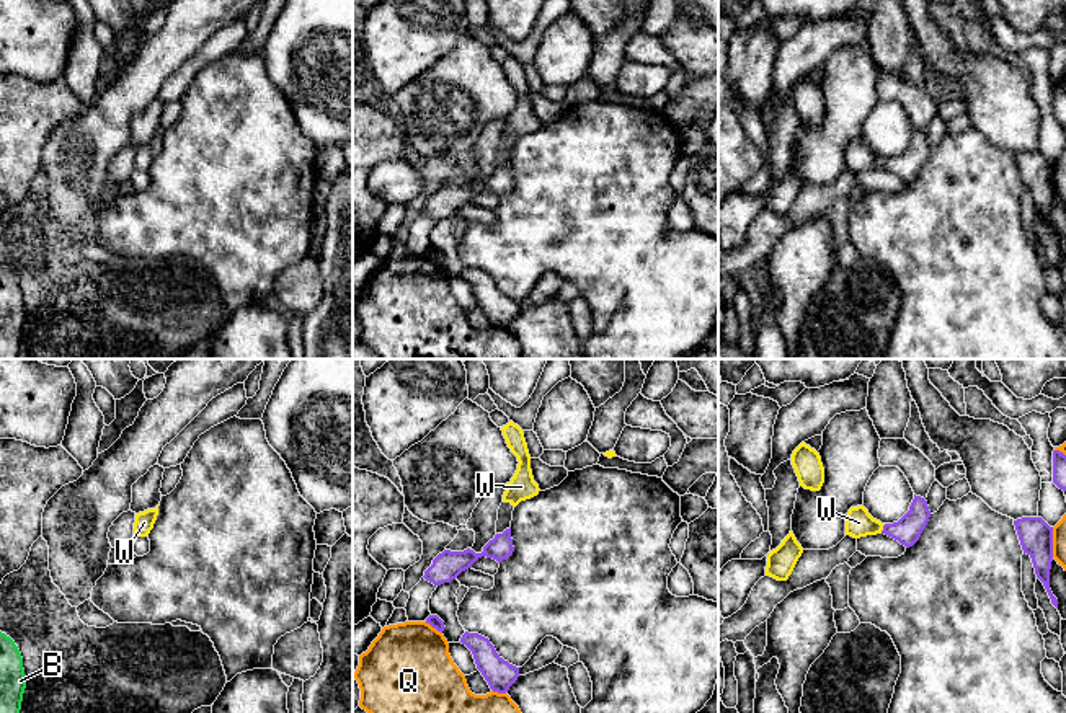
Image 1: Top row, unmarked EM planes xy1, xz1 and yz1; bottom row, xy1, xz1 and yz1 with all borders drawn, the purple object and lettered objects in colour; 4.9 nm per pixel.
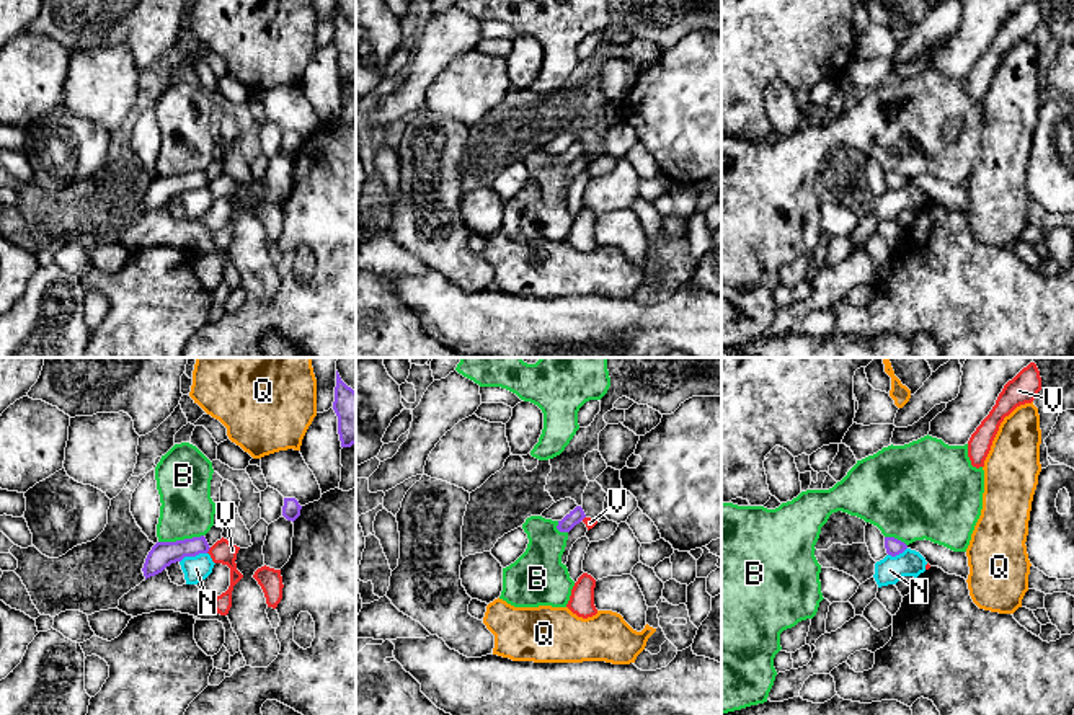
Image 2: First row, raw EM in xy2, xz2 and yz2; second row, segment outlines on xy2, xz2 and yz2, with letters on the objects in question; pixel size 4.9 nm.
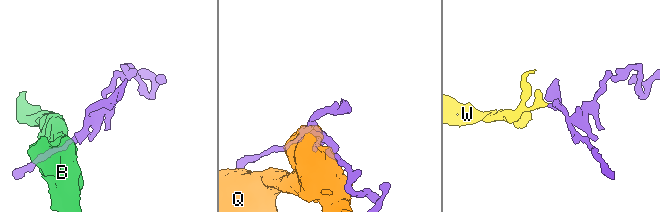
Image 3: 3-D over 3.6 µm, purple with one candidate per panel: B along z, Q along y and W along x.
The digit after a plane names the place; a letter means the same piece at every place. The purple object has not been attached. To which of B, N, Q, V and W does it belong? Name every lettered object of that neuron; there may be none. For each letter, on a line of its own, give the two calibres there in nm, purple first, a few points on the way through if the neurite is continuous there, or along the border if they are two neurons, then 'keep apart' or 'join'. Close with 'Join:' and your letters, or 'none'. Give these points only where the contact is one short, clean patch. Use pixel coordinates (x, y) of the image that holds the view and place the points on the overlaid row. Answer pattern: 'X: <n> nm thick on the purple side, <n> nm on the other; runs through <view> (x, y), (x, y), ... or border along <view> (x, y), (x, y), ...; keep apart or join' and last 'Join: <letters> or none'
B: 120 nm thick on the purple side, 260 nm on the other; border along xy2 (203, 534), (159, 542); keep apart
N: 120 nm thick on the purple side, 130 nm on the other; border along xy2 (206, 552), (186, 555), (180, 562); keep apart
Q: 170 nm thick on the purple side, 60 nm on the other; keep apart
V: 120 nm thick on the purple side, 120 nm on the other; border along xy2 (211, 547), (206, 552); keep apart
W: 140 nm thick on the purple side, 140 nm on the other; runs through yz1 (908, 529), (883, 529), (859, 522); join
Join: W

